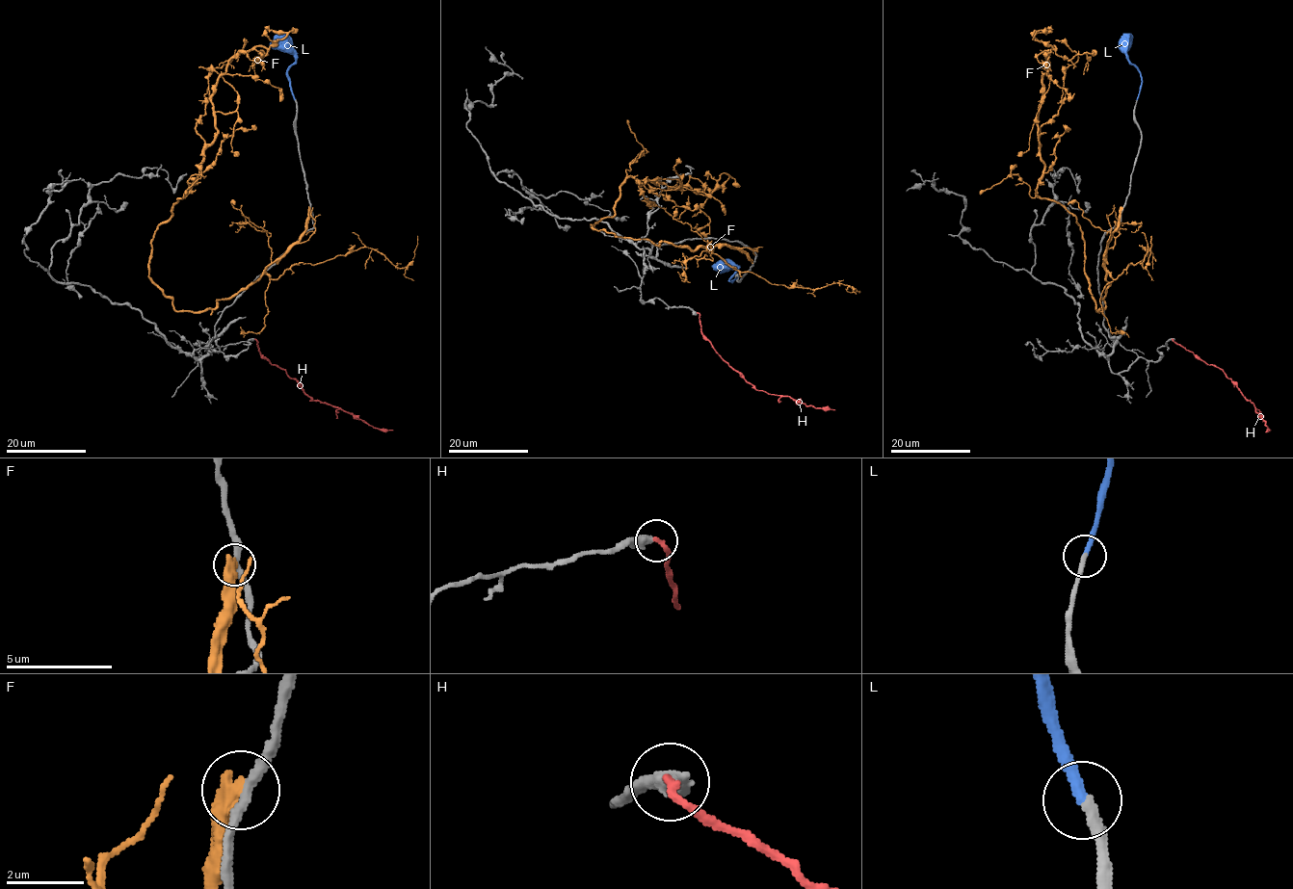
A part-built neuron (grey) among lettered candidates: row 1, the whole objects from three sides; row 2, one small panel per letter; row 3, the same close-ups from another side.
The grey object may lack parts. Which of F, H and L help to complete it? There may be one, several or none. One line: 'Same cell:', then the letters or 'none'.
Same cell: L

